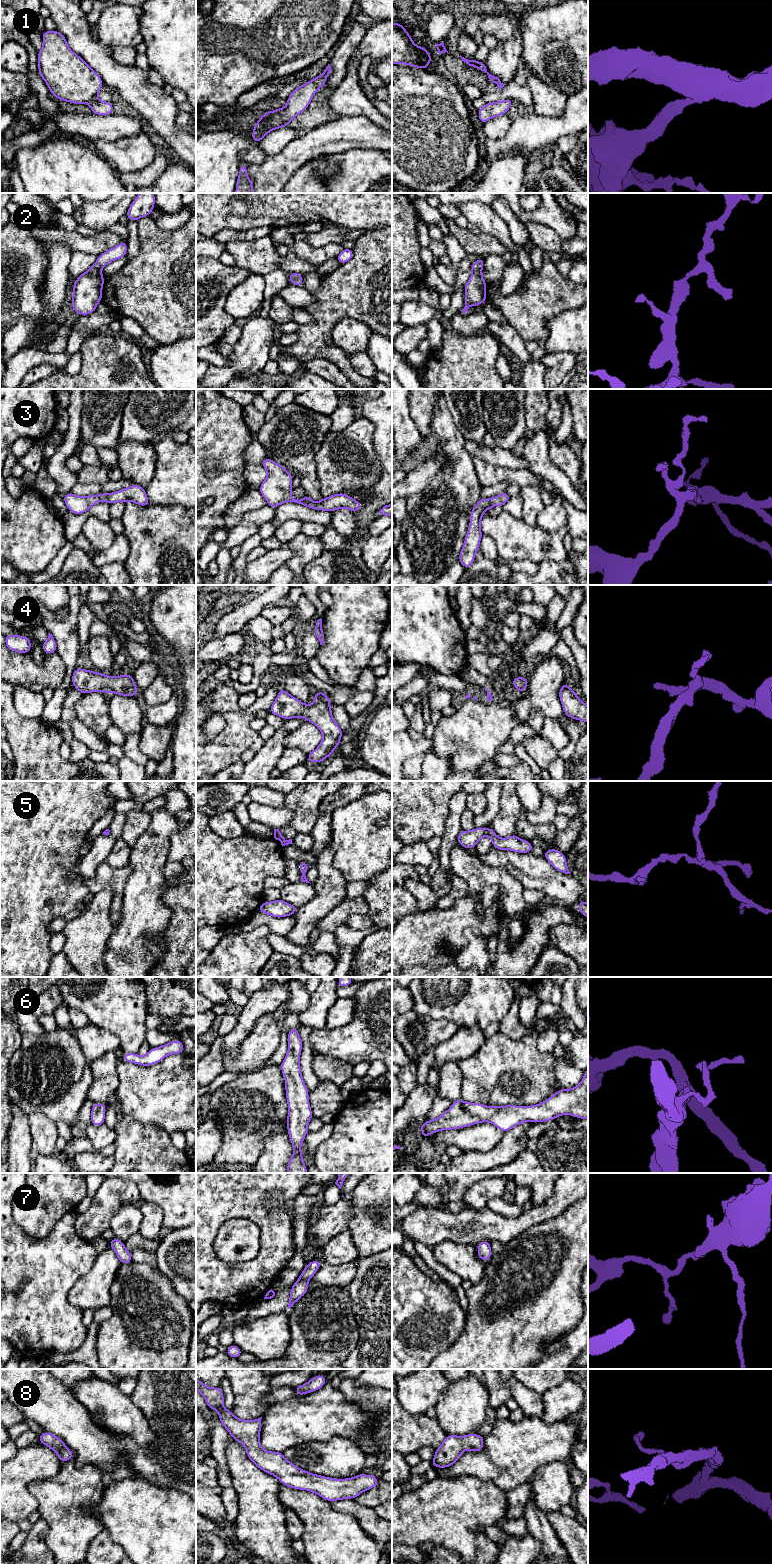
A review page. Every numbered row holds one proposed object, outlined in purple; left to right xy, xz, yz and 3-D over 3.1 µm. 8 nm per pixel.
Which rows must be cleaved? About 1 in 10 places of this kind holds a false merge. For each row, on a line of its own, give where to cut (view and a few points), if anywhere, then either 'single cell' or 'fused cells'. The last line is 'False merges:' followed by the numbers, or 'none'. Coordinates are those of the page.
1: cut none; single cell
2: cut none; single cell
3: cut none; single cell
4: cut none; single cell
5: cut none; single cell
6: cut none; single cell
7: cut none; single cell
8: cut none; single cell
False merges: none

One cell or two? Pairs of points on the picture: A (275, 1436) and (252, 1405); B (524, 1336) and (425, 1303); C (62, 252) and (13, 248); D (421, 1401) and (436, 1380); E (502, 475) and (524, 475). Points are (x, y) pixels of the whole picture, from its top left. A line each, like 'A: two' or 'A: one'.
A: two
B: two
C: two
D: one
E: one

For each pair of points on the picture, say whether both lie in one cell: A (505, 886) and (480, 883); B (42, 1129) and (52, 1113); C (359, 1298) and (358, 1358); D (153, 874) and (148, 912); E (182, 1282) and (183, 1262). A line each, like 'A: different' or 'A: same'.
A: same
B: different
C: same
D: same
E: same

